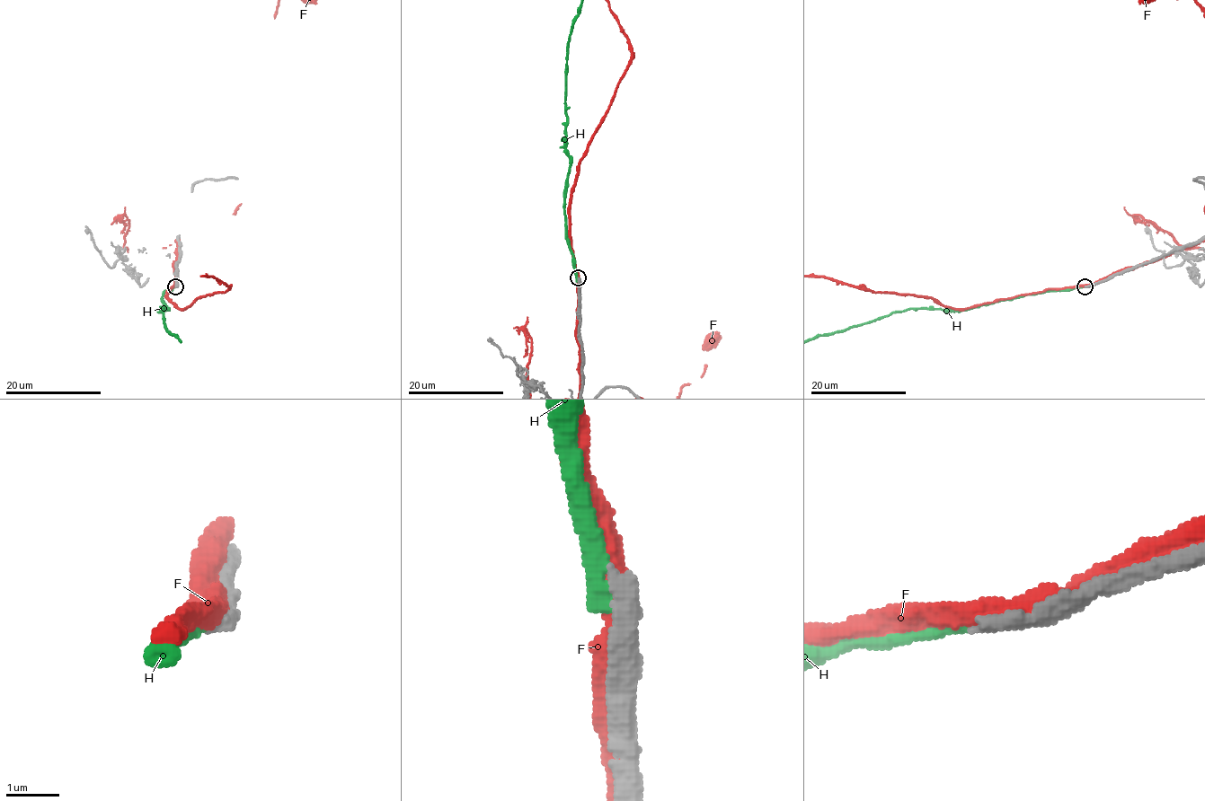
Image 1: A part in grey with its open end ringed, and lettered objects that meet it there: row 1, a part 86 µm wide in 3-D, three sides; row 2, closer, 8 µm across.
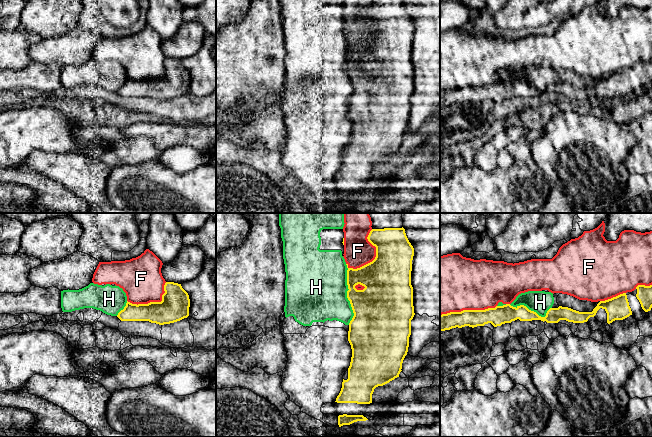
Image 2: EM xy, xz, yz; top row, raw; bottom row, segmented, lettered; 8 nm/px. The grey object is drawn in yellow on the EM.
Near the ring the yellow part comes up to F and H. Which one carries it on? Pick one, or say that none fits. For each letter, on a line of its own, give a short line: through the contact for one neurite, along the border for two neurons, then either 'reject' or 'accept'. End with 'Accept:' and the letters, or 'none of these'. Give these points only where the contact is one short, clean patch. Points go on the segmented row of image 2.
F: reject
H: reject
Accept: none of these

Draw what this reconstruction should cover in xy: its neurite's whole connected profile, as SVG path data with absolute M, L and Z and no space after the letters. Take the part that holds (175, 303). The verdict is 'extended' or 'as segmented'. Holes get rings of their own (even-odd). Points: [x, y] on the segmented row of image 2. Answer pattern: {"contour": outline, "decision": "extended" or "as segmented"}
{"contour": "M166 282L164 291L165 293L162 295L161 302L137 305L127 301L126 306L118 313L117 317L121 321L149 321L159 325L170 324L187 318L189 316L190 299L188 293L182 288L181 284Z", "decision": "as segmented"}

